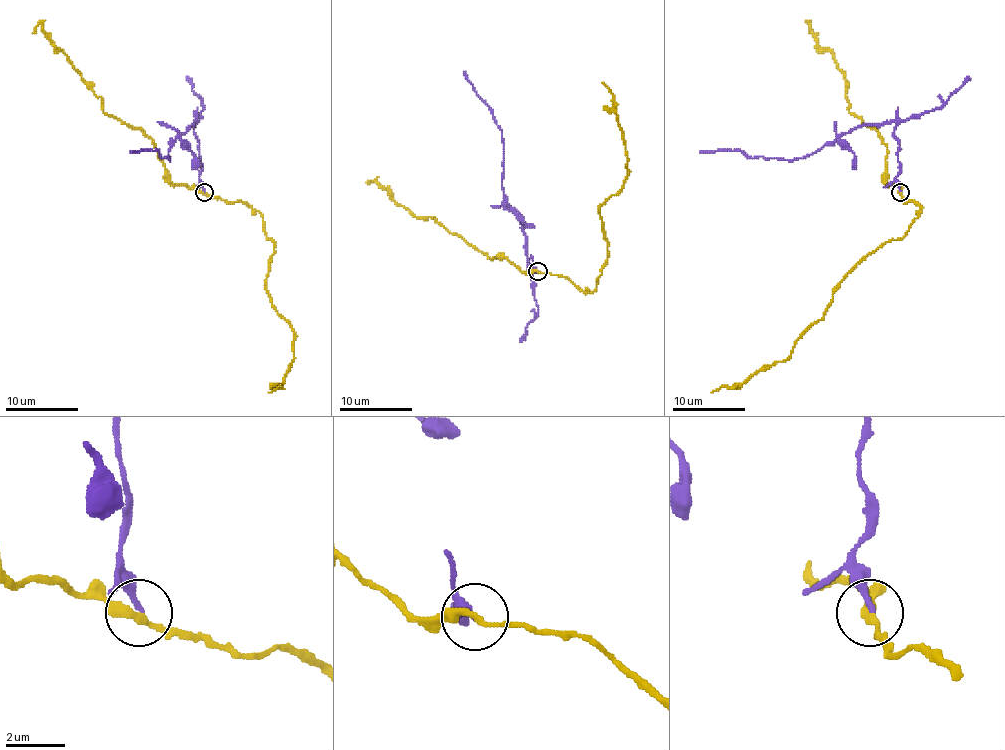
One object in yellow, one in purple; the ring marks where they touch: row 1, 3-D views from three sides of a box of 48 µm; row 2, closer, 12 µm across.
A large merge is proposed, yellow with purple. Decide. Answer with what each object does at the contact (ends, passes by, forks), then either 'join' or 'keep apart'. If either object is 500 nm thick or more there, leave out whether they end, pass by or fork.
yellow passes by | purple ends | keep apart

